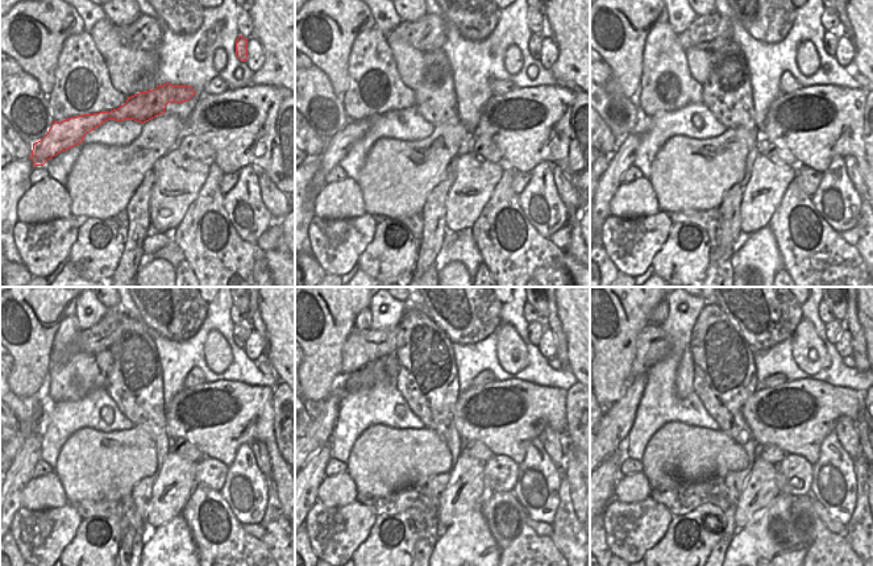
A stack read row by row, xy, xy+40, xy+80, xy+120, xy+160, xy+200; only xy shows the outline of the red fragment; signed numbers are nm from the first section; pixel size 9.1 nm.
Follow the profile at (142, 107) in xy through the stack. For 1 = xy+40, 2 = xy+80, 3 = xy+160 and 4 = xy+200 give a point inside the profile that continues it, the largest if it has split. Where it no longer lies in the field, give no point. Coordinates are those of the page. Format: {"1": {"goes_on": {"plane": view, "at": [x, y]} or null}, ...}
{"1": {"goes_on": {"plane": "xy+40", "at": [336, 148]}}, "2": {"goes_on": {"plane": "xy+80", "at": [623, 157]}}, "3": {"goes_on": {"plane": "xy+160", "at": [323, 456]}}, "4": {"goes_on": {"plane": "xy+200", "at": [616, 458]}}}

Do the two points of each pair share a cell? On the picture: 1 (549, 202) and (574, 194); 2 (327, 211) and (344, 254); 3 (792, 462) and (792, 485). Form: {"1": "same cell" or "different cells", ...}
{"1": "different cells", "2": "different cells", "3": "same cell"}

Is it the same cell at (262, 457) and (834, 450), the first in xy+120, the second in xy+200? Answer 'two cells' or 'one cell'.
two cells

